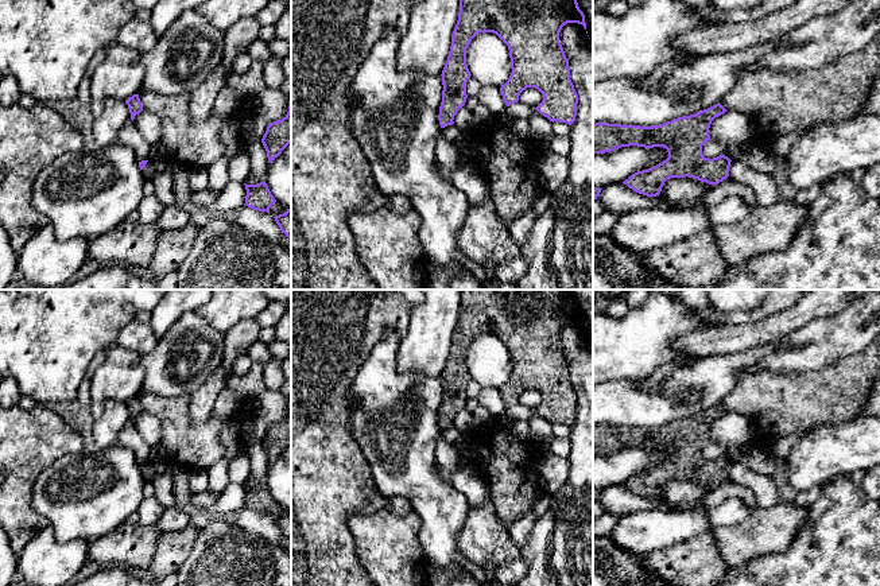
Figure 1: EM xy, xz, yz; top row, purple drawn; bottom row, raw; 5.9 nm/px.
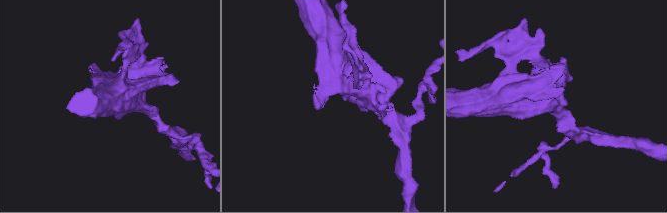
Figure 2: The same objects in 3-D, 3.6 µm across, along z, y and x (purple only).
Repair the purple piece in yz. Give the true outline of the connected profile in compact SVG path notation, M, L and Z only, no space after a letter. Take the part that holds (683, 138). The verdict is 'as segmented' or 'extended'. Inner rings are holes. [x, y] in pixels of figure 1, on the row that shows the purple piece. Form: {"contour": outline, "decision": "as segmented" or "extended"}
{"contour": "M720 102L695 115L678 117L664 124L652 127L621 125L609 123L593 124L593 154L605 154L621 147L637 145L644 148L663 147L668 158L662 163L632 174L623 183L633 191L656 197L660 194L664 182L670 178L694 178L709 185L718 185L729 176L730 159L725 155L709 159L702 154L702 145L710 140L709 128L712 121L728 112Z", "decision": "as segmented"}

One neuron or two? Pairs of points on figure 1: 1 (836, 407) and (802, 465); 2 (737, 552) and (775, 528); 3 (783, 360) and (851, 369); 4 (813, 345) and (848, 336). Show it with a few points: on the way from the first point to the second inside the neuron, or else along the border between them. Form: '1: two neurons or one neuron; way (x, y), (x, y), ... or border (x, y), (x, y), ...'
1: two neurons; border (857, 415), (837, 423), (817, 425), (807, 431)
2: one neuron; way (747, 543), (753, 536), (766, 531)
3: two neurons; border (856, 353), (849, 353), (820, 368), (795, 373)
4: one neuron; way (821, 342), (840, 336)

